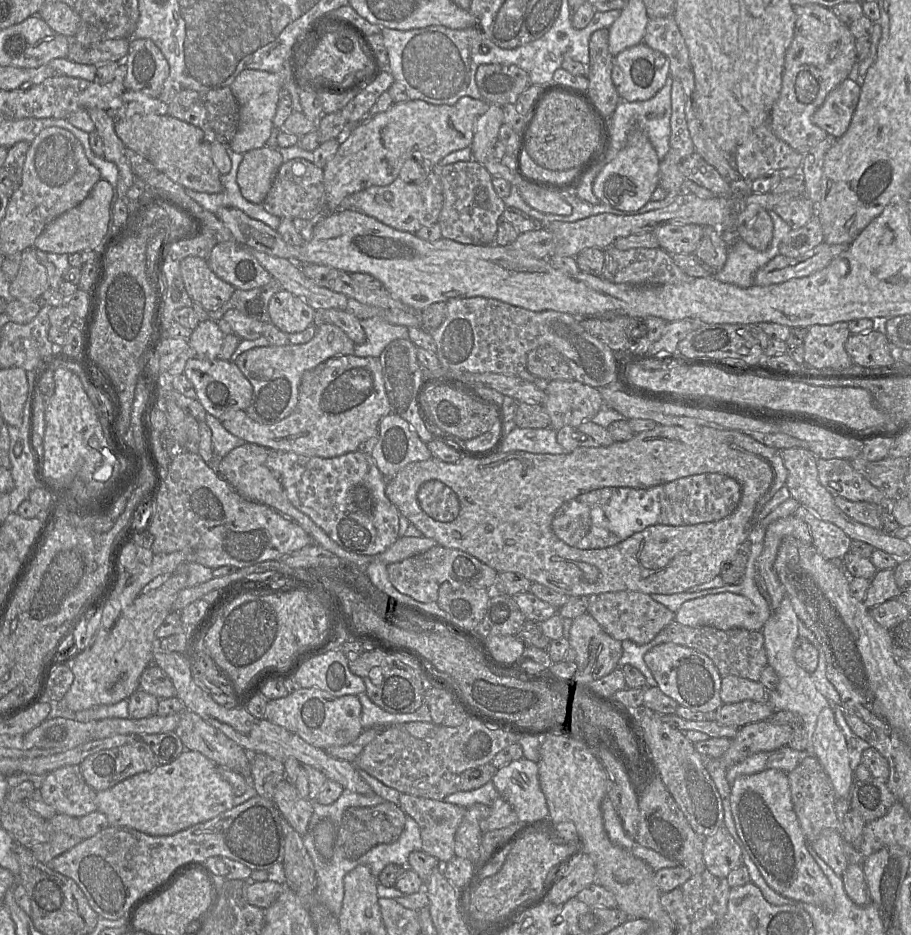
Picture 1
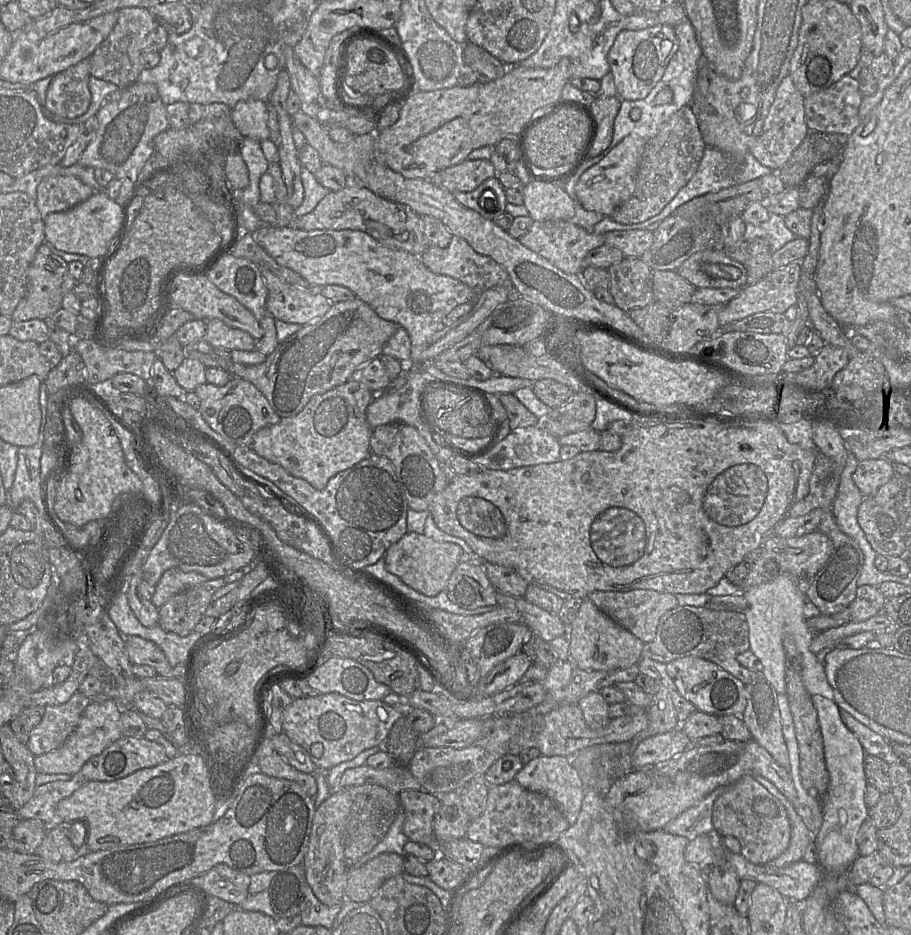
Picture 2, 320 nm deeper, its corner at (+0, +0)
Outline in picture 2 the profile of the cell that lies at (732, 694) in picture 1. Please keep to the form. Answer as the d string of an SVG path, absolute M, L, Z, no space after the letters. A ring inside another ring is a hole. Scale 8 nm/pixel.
M762 675L745 685L747 705L741 718L753 739L789 770L789 754L782 732L778 693Z

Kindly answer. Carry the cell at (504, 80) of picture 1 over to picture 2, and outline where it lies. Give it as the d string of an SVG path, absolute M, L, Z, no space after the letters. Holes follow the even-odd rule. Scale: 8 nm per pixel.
M467 41L463 60L477 76L479 83L488 83L502 77L507 66L483 48Z

